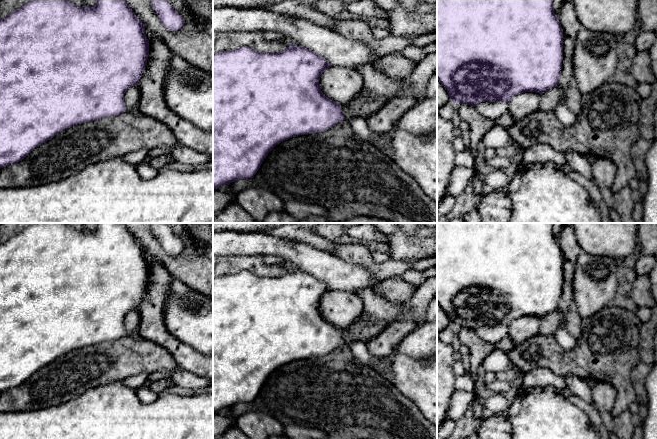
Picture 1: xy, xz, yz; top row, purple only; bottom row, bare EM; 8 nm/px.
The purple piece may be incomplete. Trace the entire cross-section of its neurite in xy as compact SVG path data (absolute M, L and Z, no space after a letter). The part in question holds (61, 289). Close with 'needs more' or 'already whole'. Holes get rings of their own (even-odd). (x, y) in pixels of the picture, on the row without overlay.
M32 223L4 243L0 243L0 392L23 384L38 369L74 349L123 336L139 339L137 331L125 330L124 318L130 311L137 310L148 284L149 264L145 258L145 250L125 223L97 223L94 231L78 231L66 223Z; needs more

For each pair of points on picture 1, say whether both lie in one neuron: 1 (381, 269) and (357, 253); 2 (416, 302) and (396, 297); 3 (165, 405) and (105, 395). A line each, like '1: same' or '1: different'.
1: same
2: different
3: same

